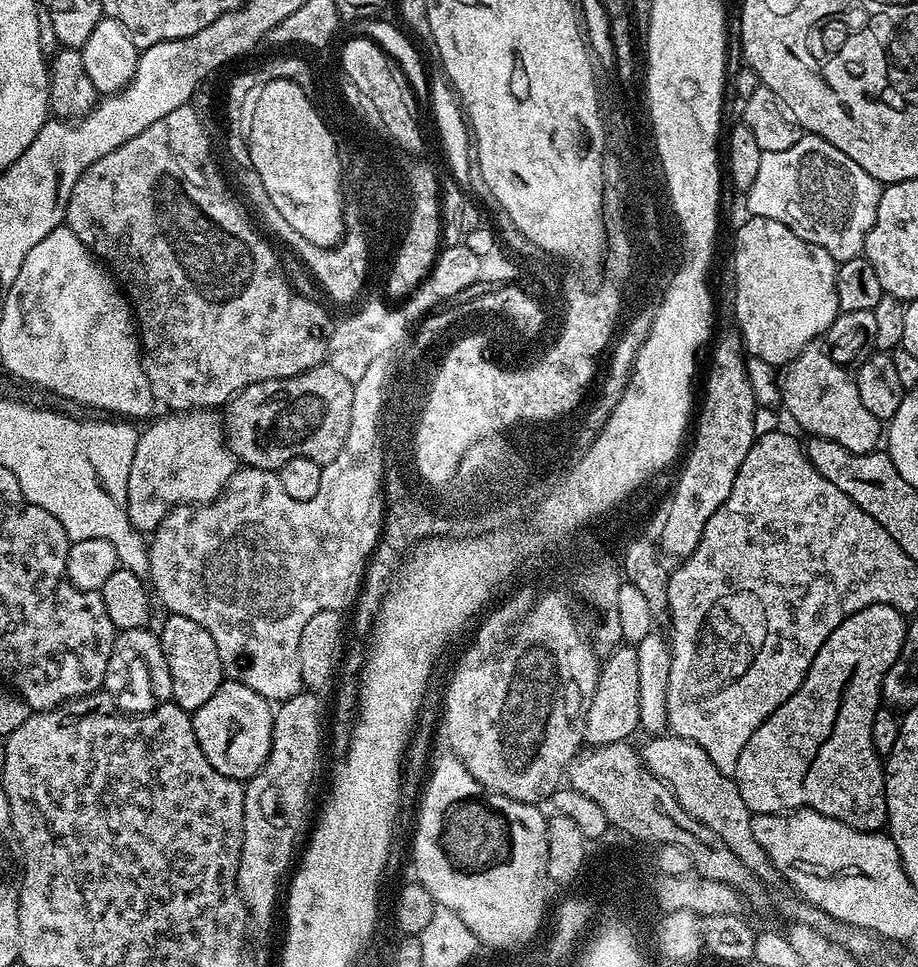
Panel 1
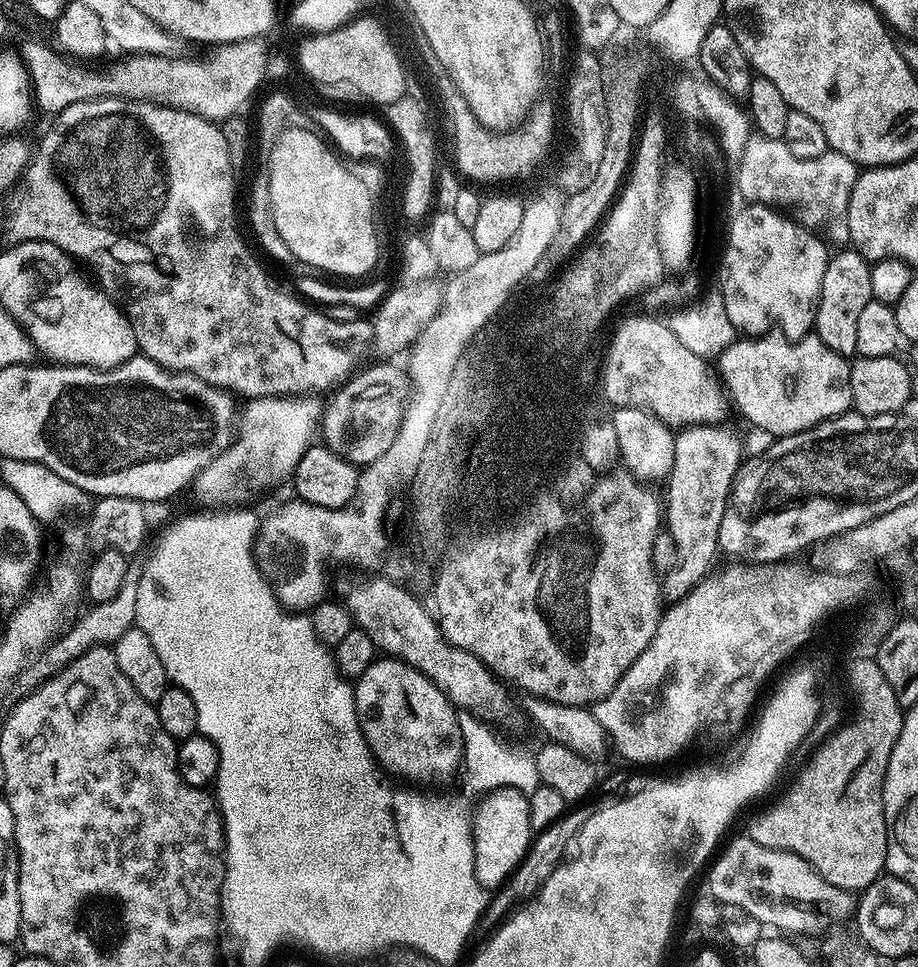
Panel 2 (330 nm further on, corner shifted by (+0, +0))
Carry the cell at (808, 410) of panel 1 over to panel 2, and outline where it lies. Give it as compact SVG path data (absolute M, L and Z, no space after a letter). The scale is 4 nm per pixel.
M765 334L755 338L740 338L718 358L718 374L731 401L756 428L779 438L805 432L824 420L832 420L852 408L850 390L851 363L839 356L826 342L809 334L800 340L788 340L783 334Z

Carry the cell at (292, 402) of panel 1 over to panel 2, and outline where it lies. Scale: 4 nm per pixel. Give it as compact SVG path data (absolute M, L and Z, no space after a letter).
M376 363L380 364L366 369L365 372L357 371L335 389L337 392L333 394L332 401L323 405L322 419L318 425L322 436L324 432L323 447L357 466L374 462L390 448L400 428L400 419L404 416L409 393L409 389L405 387L405 377L401 373L400 377L388 365L391 363Z

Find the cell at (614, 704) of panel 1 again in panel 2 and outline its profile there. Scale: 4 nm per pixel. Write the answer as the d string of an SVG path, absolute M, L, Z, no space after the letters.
M697 424L694 428L683 429L675 439L676 445L674 446L673 468L666 479L666 485L668 485L668 500L666 496L666 531L670 534L674 534L674 546L678 546L678 562L674 562L674 570L663 573L660 581L660 595L669 605L677 604L682 598L686 598L686 594L690 594L694 591L704 580L705 576L713 571L714 565L712 565L712 559L718 556L720 546L718 542L718 526L722 526L722 514L728 505L728 495L732 493L732 483L742 463L742 455L740 456L740 440L728 429L728 426L721 426L719 424Z

